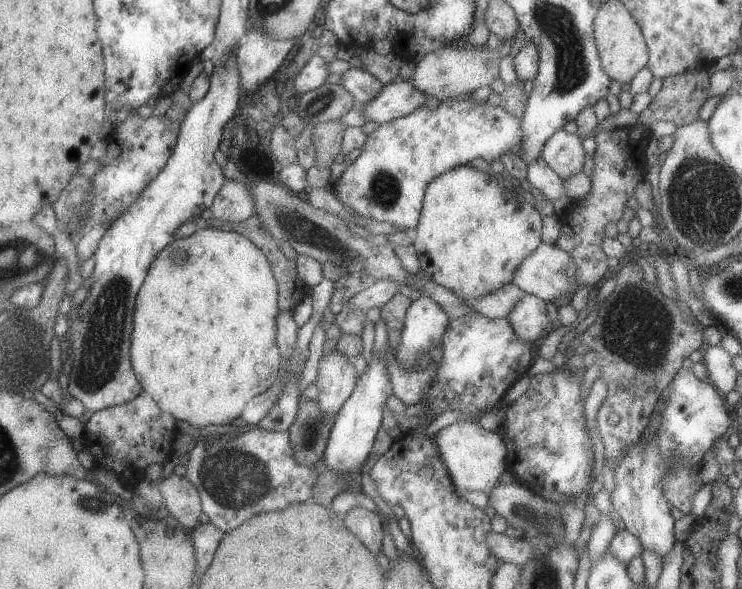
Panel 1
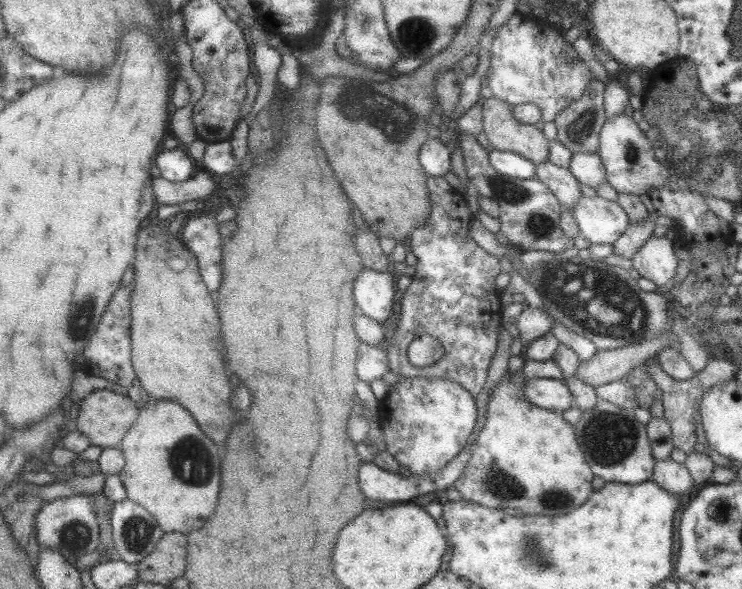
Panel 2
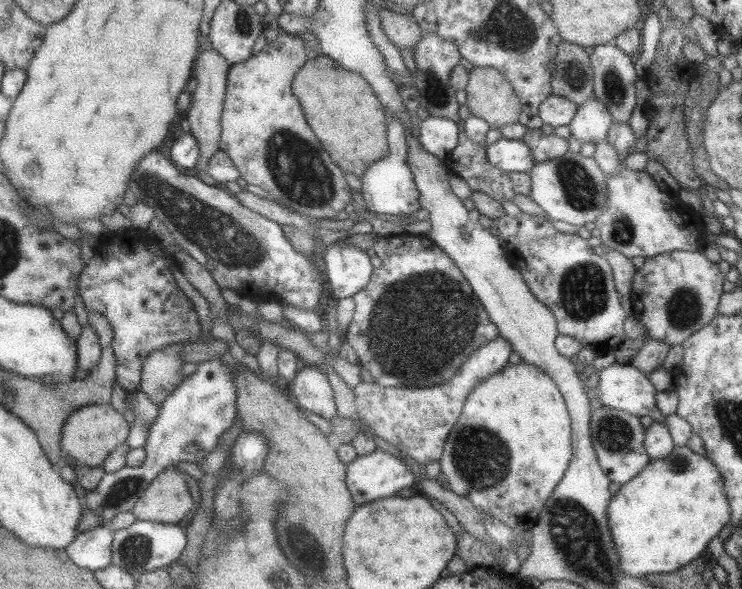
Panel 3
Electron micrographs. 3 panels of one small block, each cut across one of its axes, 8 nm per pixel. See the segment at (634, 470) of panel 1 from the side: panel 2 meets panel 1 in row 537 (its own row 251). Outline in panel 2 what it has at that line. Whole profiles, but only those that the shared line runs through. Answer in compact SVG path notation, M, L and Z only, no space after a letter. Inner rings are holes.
M651 236L632 255L633 268L642 277L652 280L657 287L672 283L679 262L675 244L676 241L668 240L666 236Z

